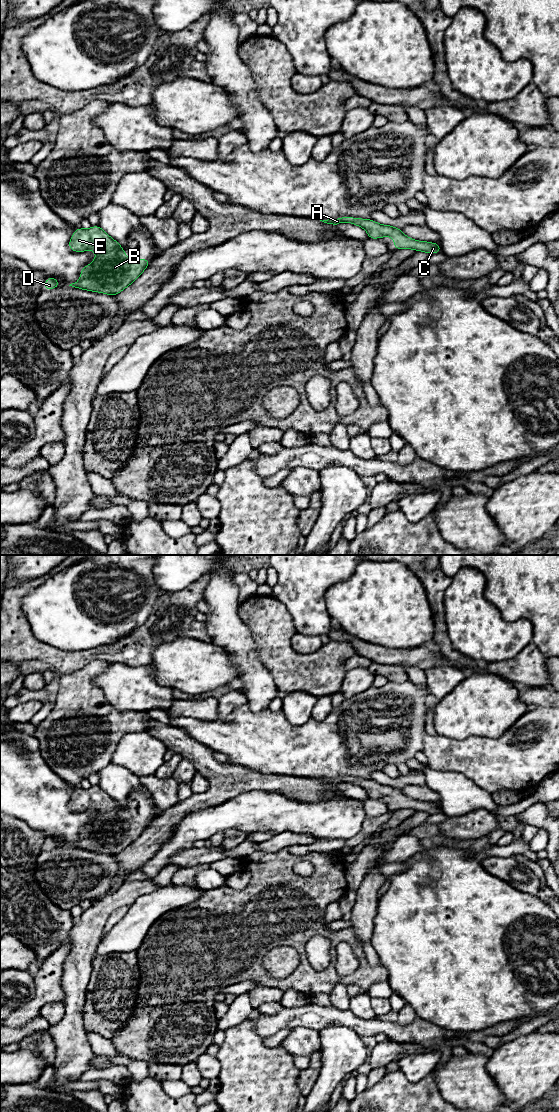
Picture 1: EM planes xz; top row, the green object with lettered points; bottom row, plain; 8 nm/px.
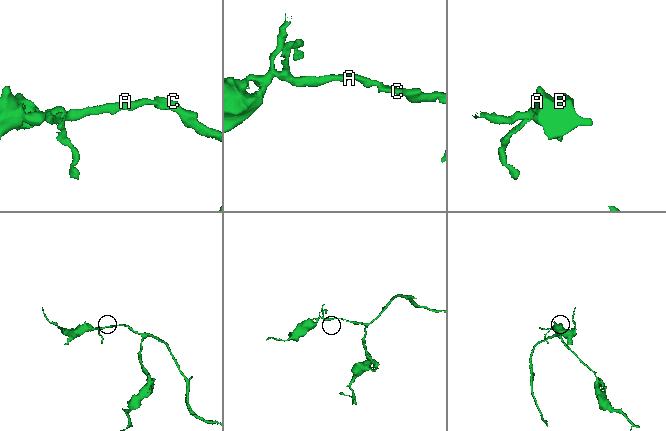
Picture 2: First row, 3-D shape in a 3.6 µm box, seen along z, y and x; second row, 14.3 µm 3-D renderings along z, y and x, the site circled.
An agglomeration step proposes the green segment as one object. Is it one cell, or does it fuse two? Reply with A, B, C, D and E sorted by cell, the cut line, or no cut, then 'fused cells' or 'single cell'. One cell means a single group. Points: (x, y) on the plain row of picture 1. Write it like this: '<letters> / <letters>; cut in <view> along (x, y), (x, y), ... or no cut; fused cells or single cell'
A B C D E; no cut; single cell

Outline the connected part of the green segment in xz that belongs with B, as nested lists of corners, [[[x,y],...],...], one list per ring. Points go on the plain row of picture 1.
[[[99,785],[88,789],[78,787],[72,794],[68,807],[74,812],[93,810],[97,813],[94,821],[81,829],[80,840],[69,846],[106,855],[115,856],[123,851],[136,841],[151,823],[149,819],[129,819],[122,806],[111,798]]]

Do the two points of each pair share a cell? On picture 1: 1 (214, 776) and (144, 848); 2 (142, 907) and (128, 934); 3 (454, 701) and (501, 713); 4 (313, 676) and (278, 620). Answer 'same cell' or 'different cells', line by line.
1: same cell
2: same cell
3: same cell
4: same cell

